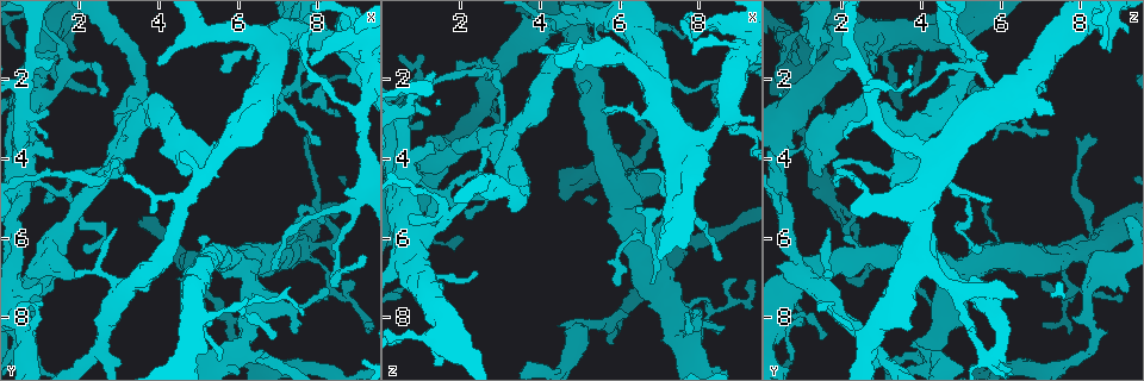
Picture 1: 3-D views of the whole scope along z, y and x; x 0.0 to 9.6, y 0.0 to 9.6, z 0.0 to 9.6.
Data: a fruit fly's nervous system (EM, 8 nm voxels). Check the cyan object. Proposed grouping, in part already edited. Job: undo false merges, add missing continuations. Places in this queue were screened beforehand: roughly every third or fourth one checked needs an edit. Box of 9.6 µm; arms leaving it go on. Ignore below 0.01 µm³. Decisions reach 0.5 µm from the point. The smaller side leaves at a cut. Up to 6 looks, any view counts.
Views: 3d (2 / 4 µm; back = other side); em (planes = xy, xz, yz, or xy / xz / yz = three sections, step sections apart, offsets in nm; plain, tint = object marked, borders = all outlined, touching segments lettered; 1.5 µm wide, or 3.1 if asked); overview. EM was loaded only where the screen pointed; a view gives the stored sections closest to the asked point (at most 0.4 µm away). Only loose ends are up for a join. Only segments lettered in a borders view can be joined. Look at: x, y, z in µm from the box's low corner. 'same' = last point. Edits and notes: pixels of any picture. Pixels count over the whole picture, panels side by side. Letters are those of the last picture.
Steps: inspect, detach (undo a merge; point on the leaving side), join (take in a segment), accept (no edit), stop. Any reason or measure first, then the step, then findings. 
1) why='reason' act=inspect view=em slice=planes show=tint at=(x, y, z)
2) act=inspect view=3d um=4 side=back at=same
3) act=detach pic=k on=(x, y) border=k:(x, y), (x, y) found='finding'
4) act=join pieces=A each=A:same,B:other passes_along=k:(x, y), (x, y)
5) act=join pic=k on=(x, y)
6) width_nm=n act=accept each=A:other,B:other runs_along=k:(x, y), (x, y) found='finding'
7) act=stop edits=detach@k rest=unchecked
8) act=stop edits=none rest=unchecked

why='tapers out' act=inspect view=em slice=planes show=borders at=(2.20, 6.25, 5.55)

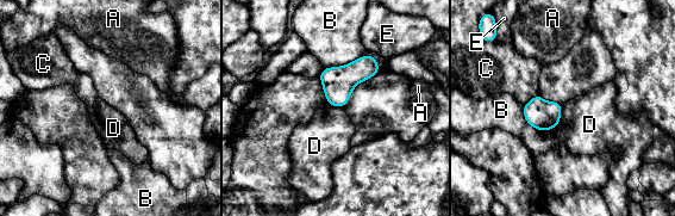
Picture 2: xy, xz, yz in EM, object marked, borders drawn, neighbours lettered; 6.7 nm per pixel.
longest_contact=B:380nm act=accept each=A:other,B:other,C:other,D:other,E:other border=2:(562, 104), (562, 113), (556, 129) found='none of them fits'

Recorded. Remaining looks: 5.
act=inspect view=em slice=planes show=borders at=(7.95, 7.65, 9.00)

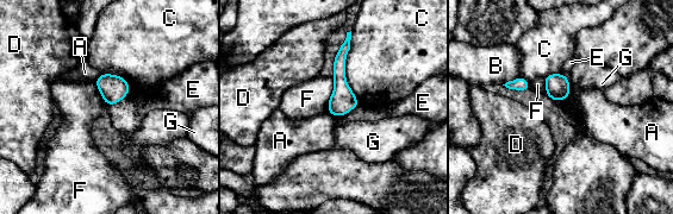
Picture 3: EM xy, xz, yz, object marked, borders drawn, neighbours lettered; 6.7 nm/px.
act=accept each=A:other,B:other,C:other,D:other,E:other,F:other,G:other runs_along=3:(347, 43), (340, 57), (336, 113) found='none of them fits'

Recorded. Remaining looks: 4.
act=inspect view=em slice=planes show=borders at=(8.25, 6.70, 7.55)

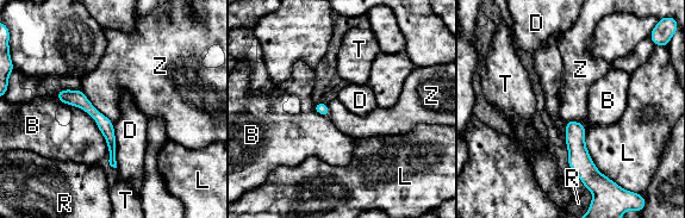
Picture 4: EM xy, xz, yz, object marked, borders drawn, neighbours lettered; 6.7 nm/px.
act=accept each=B:other,D:other,L:other,R:other,T:other,Z:other border=4:(80, 89), (112, 122) found='all the same cell'

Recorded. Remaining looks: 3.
act=stop edits=none rest=unchecked

